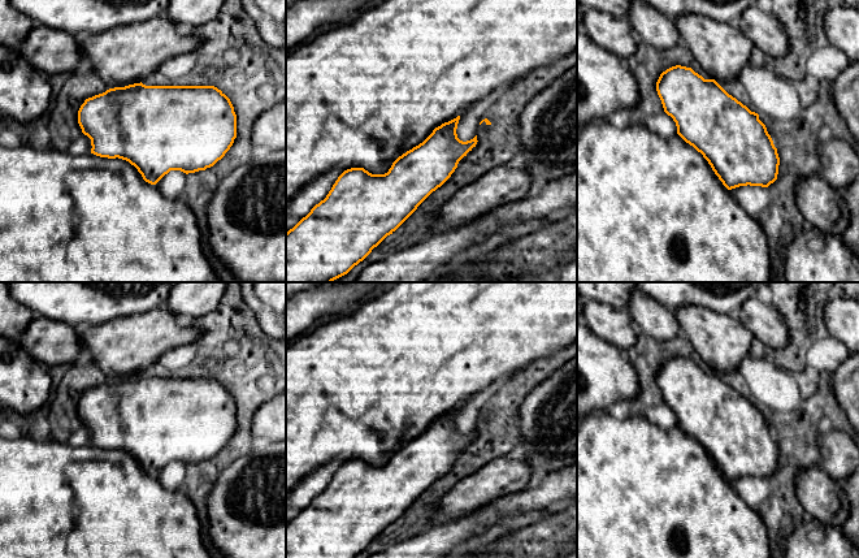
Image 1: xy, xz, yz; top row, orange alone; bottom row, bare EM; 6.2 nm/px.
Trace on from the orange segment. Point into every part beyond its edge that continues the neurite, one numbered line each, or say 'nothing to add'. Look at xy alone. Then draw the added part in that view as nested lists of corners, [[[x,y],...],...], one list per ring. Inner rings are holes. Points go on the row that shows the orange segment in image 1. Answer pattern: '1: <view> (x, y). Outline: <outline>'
nothing to add

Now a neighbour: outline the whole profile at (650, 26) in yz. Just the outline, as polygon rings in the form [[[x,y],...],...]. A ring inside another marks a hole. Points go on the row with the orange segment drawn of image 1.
[[[632,0],[626,18],[638,40],[658,49],[669,49],[681,42],[674,21],[642,0]]]

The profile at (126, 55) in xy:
[[[168,16],[82,35],[78,49],[109,88],[140,83],[166,60],[196,51],[201,39]]]

